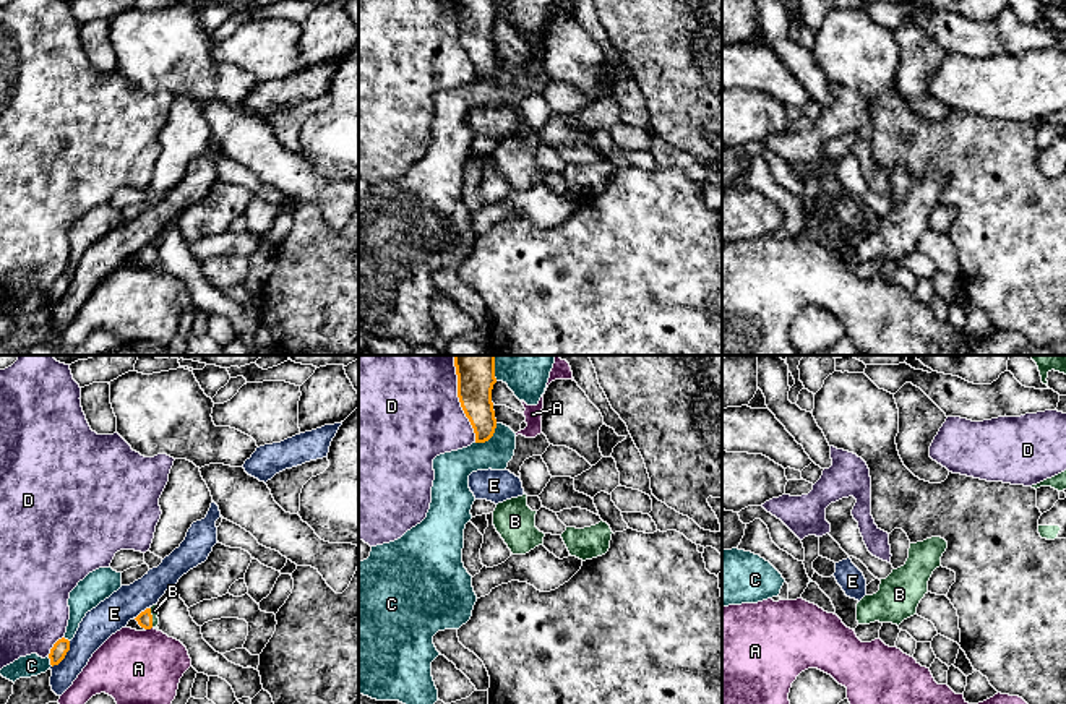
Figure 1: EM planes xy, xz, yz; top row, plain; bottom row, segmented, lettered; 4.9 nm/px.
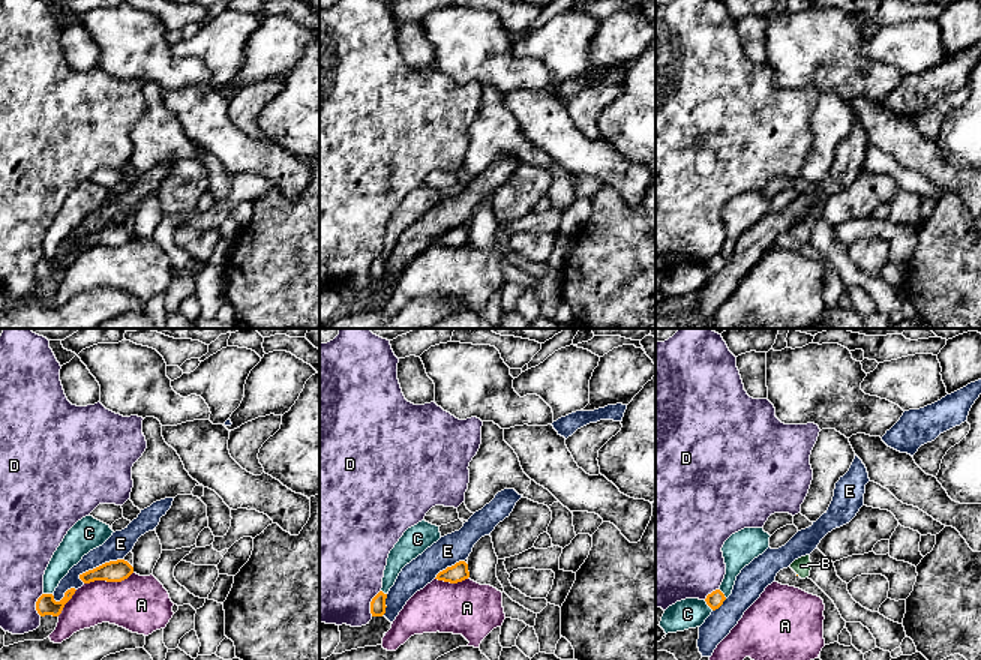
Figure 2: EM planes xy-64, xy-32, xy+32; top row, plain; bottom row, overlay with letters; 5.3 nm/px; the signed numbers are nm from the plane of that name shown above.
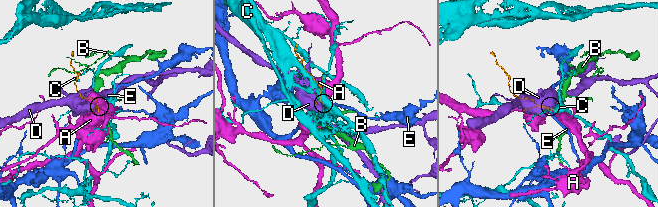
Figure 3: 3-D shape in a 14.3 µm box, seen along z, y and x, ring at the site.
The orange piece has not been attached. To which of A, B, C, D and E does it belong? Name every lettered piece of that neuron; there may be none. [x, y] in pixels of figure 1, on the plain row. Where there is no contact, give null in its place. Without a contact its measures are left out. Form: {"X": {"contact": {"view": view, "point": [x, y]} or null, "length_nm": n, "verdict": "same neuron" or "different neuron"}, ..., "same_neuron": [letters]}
{"A": {"contact": {"view": "xy", "point": [148, 265]}, "length_nm": 40, "verdict": "different neuron"}, "B": {"contact": {"view": "xy", "point": [151, 253]}, "length_nm": 110, "verdict": "same neuron"}, "C": {"contact": {"view": "xz", "point": [489, 75]}, "length_nm": 150, "verdict": "different neuron"}, "D": {"contact": {"view": "xz", "point": [459, 38]}, "length_nm": 400, "verdict": "different neuron"}, "E": {"contact": {"view": "xy", "point": [65, 291]}, "length_nm": 160, "verdict": "different neuron"}, "same_neuron": ["B"]}

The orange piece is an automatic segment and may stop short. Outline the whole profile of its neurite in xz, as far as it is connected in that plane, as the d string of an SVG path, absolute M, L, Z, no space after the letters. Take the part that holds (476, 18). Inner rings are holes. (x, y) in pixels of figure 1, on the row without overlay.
M454 0L458 34L469 55L475 79L488 78L496 65L492 26L496 19L495 0Z

